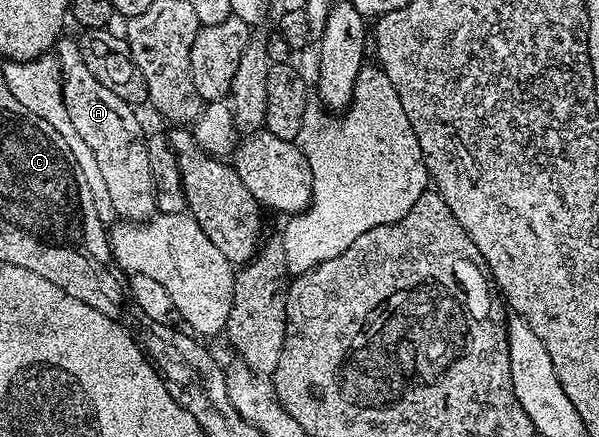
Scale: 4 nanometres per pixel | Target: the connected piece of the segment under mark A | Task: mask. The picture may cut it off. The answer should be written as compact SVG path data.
M60 39L57 44L57 59L59 61L59 71L63 78L63 101L65 110L69 110L69 122L77 129L77 134L85 138L85 143L89 145L89 150L93 150L93 155L97 157L97 167L105 181L105 186L109 190L109 202L113 206L116 217L124 220L142 222L151 219L156 215L155 211L155 183L153 182L153 170L149 170L149 150L147 149L147 136L143 132L143 124L139 121L139 116L132 105L126 104L109 86L101 86L93 74L89 74L89 66L81 58L78 39Z

